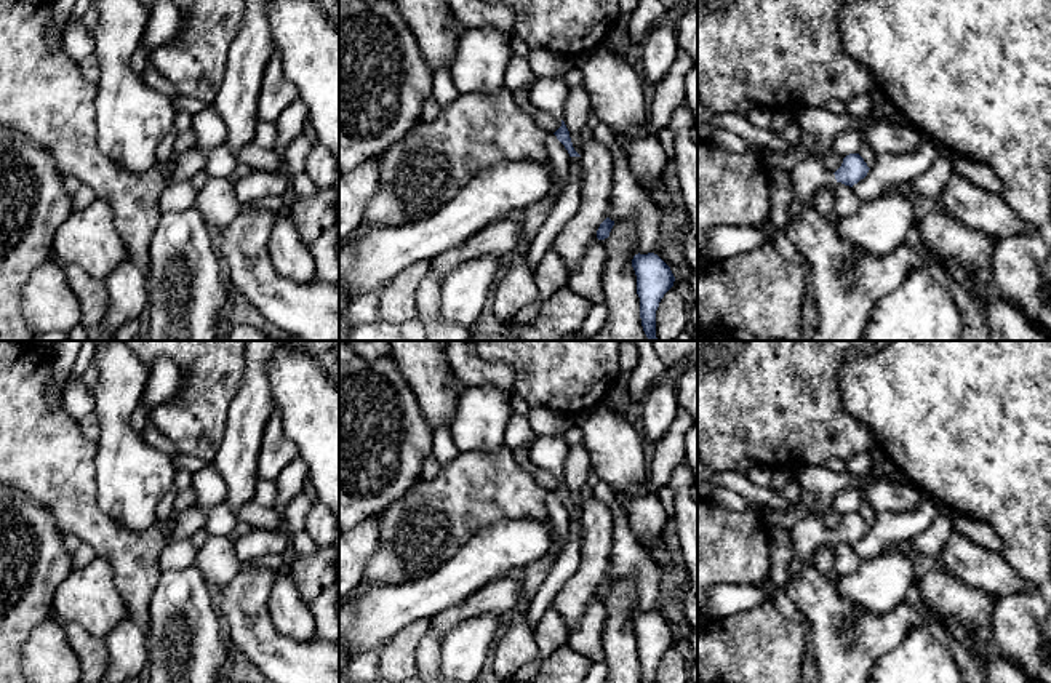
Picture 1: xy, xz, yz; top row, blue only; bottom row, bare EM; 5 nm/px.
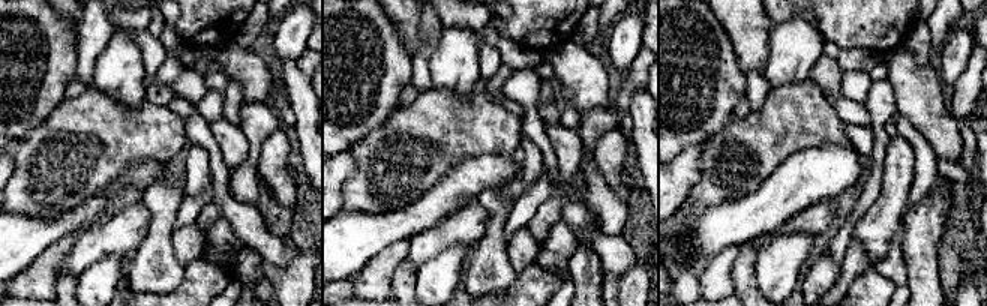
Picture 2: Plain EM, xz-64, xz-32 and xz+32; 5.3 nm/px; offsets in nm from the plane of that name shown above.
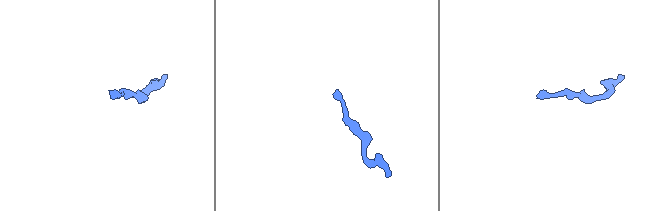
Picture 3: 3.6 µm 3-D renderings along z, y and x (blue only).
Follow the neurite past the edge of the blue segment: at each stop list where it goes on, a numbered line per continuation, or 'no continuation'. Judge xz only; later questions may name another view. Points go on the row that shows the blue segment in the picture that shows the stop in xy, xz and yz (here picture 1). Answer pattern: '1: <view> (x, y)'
no continuation

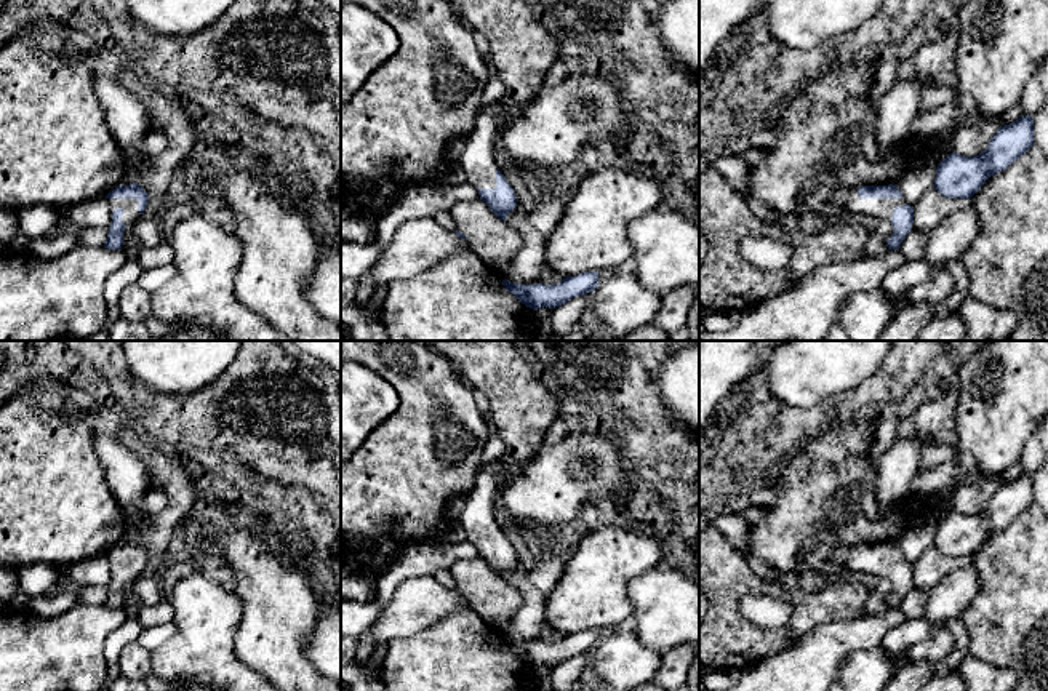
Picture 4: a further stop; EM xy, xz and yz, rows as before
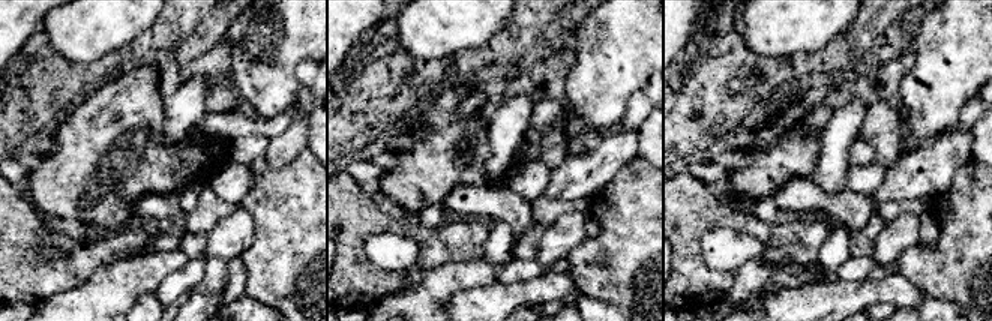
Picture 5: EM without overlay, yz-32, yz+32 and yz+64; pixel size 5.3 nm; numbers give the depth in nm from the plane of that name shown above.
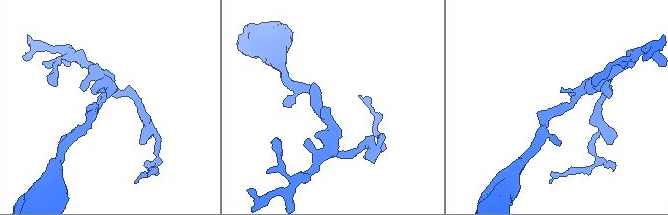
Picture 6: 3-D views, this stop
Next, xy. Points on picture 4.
1: xy (128, 205)

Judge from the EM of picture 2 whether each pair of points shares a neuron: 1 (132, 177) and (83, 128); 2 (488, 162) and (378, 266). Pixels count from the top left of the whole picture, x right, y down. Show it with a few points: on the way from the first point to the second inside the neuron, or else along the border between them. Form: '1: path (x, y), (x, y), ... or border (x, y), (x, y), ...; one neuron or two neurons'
1: border (161, 161), (134, 162), (98, 191); two neurons
2: border (410, 237), (396, 240), (375, 255); two neurons

